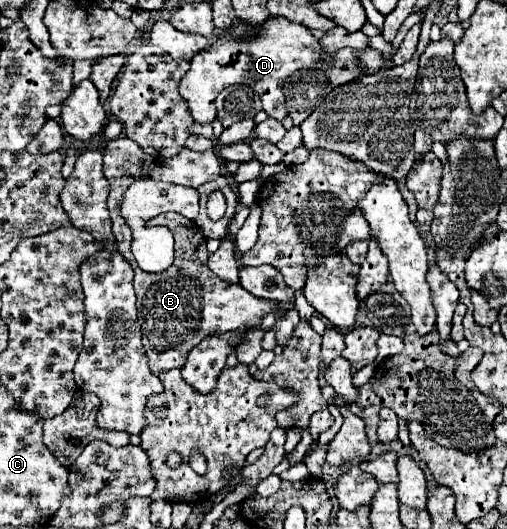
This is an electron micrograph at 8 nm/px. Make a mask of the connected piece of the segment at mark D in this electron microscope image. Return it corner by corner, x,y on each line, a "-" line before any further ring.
272,17
260,27
266,29
266,37
258,37
258,41
250,41
250,45
214,41
206,53
198,53
198,57
194,57
190,71
180,81
180,97
186,101
196,123
212,123
216,119
214,99
228,85
252,85
252,89
260,95
262,109
268,117
282,121
288,115
284,101
284,79
318,63
322,59
322,49
306,27
282,21
280,17

